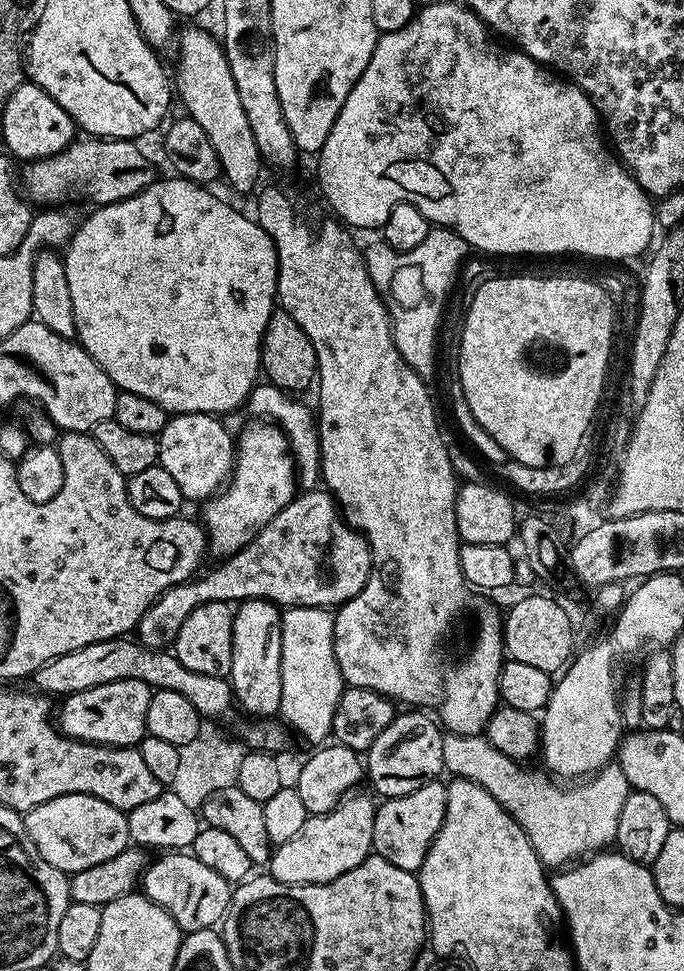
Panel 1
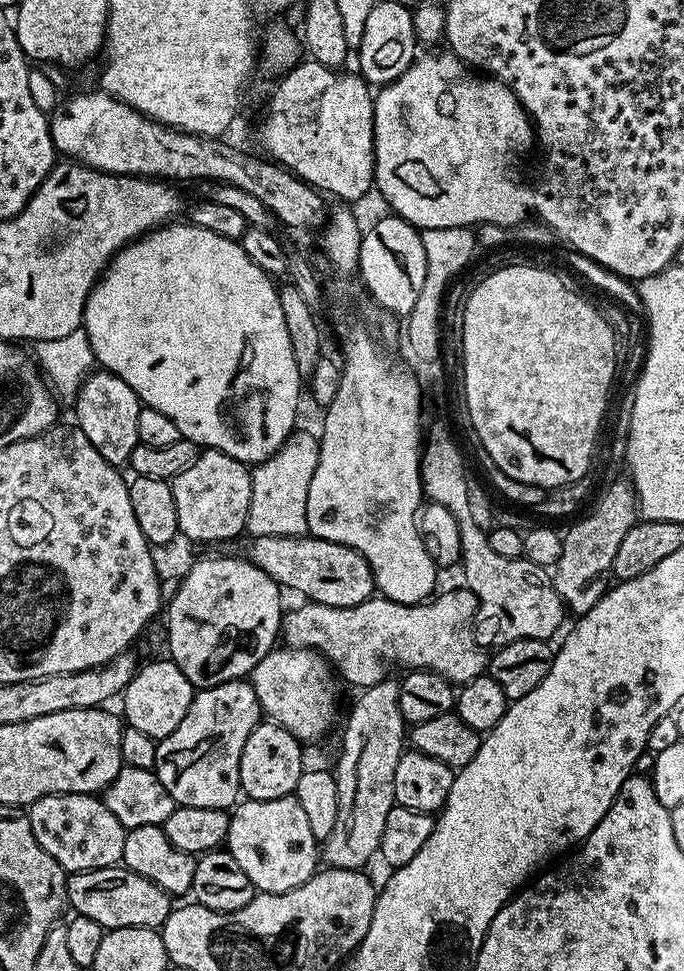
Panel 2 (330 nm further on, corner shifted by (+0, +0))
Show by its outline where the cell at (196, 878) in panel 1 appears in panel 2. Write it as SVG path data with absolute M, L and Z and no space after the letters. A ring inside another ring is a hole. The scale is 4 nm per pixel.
M95 868L89 872L73 872L66 880L66 900L78 916L94 918L105 930L110 928L155 928L163 929L166 918L174 907L173 897L163 892L158 885L142 878L142 874L134 874L128 868Z

